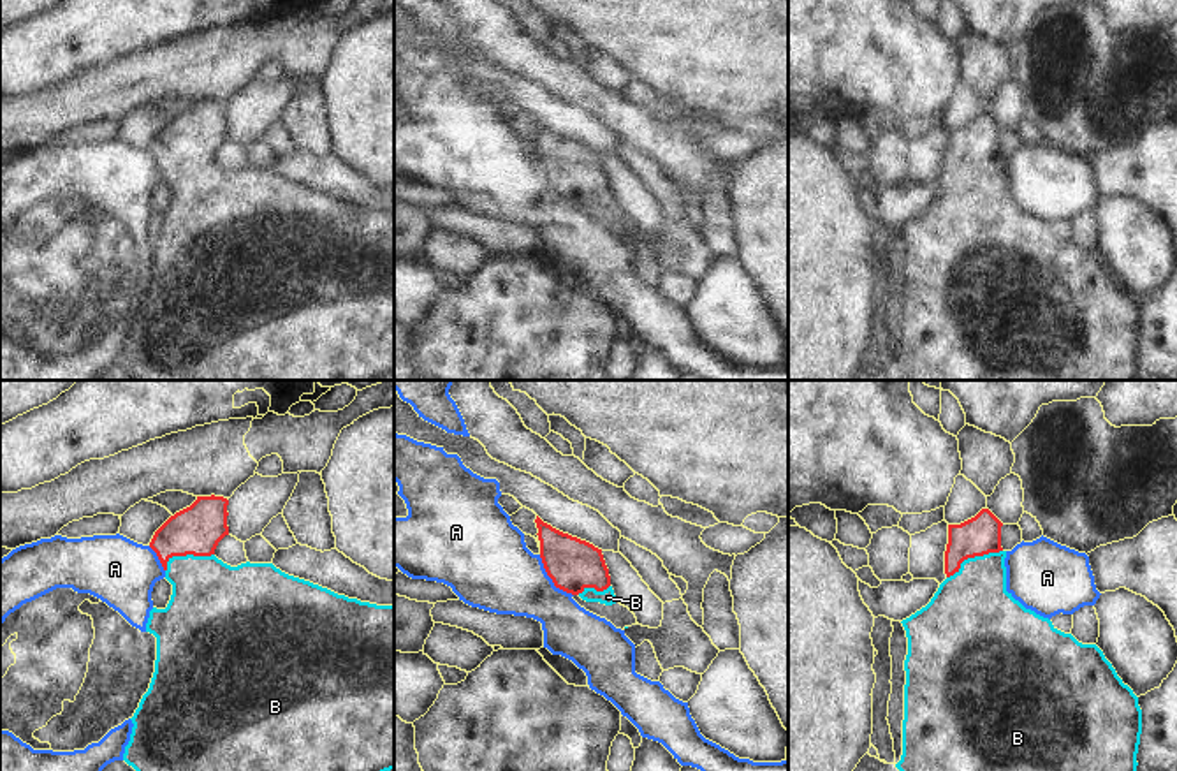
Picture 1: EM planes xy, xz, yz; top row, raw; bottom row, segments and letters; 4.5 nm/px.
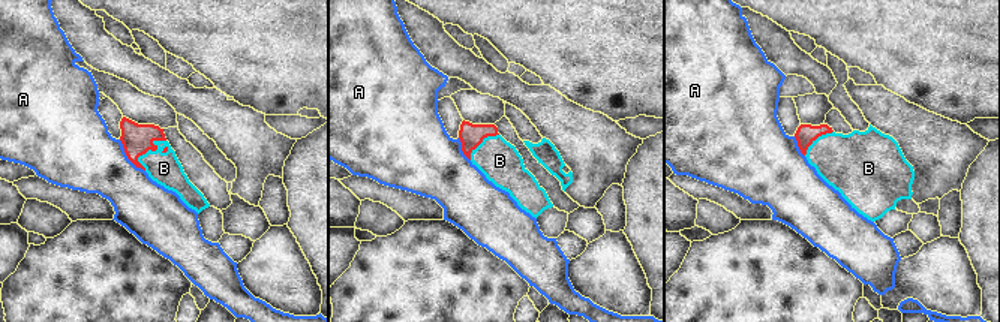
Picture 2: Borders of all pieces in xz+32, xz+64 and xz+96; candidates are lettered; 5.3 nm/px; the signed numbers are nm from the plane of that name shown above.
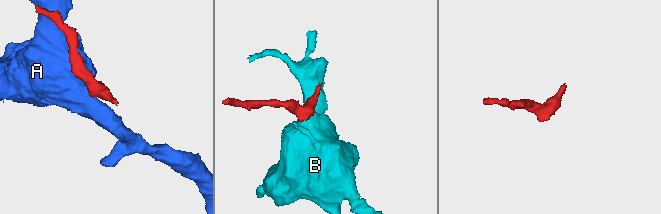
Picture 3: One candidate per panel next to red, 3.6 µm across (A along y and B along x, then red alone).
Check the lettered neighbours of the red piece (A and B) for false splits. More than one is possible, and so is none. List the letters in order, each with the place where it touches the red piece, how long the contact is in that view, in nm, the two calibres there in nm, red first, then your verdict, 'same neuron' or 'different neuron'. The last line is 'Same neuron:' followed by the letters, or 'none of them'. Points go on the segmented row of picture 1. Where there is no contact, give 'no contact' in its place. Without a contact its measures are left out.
A: xz (551, 578) | 240 nm | 240/360 nm | different neuron
B: yz (973, 557) | 280 nm | 180/380 nm | same neuron
Same neuron: B

